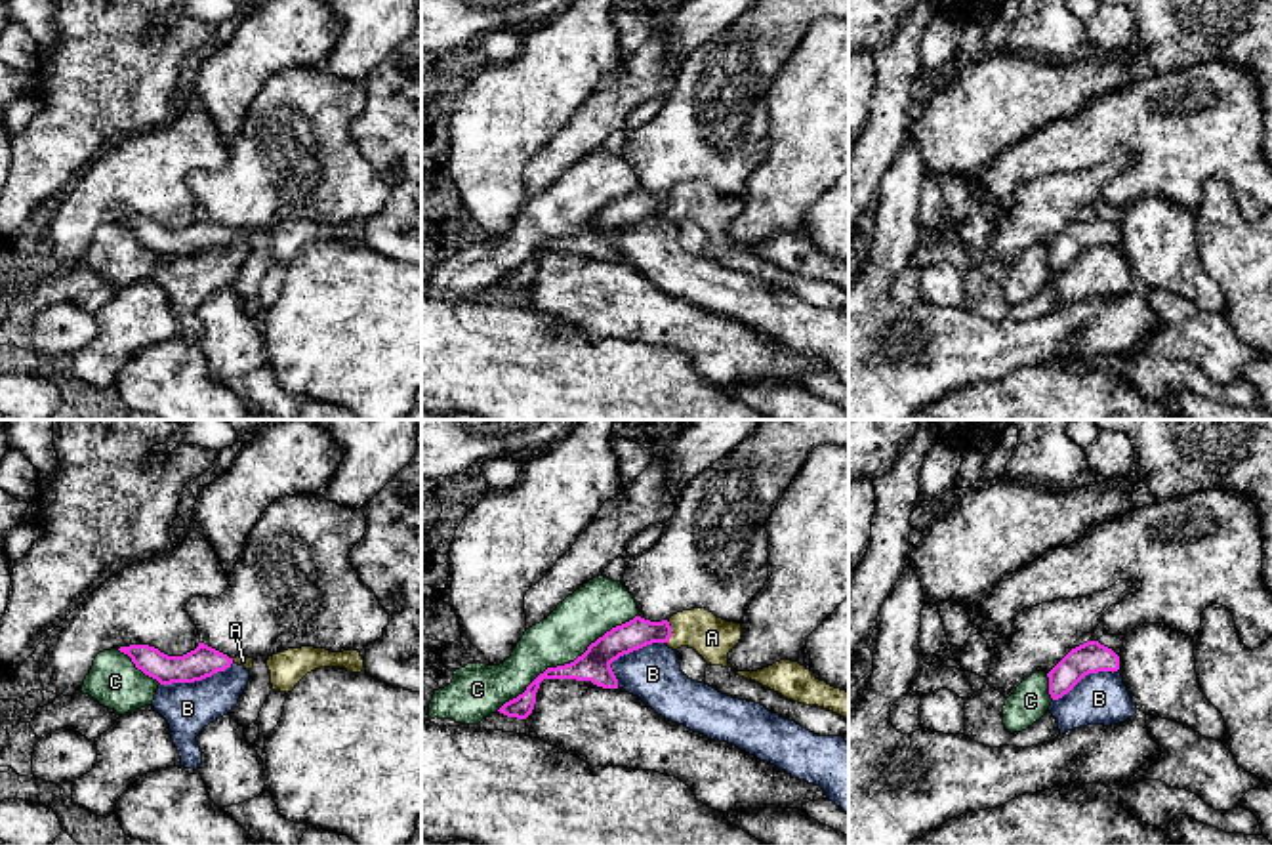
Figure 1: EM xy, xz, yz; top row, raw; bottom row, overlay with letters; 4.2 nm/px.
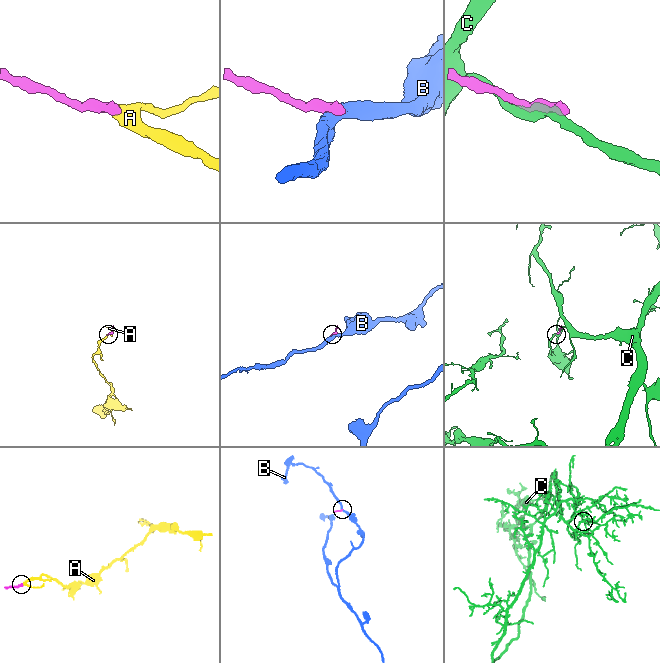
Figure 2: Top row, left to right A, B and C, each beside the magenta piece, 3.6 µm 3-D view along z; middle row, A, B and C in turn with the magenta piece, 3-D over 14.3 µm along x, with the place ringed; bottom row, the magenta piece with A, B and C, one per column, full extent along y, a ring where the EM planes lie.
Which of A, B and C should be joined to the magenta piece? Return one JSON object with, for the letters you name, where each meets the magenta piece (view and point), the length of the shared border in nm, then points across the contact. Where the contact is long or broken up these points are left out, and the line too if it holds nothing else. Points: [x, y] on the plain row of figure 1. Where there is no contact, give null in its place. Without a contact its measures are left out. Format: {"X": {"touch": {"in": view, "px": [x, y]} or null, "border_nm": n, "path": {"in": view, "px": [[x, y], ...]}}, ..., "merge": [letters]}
{"A": {"touch": {"in": "xz", "px": [670, 205]}, "border_nm": 100, "path": {"in": "xz", "px": [[636, 206], [670, 205], [704, 205], [712, 210]]}}, "merge": ["A"]}

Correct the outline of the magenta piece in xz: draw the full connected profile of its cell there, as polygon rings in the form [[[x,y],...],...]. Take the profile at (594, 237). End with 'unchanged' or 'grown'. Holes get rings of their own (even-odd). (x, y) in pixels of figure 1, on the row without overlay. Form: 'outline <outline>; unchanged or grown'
outline [[[706,181],[683,183],[662,195],[635,189],[599,210],[574,235],[547,240],[523,267],[505,275],[498,284],[507,290],[526,292],[534,282],[536,265],[544,252],[591,254],[603,261],[618,261],[618,252],[610,237],[620,229],[652,216],[666,216],[673,223],[688,219],[708,237],[730,240],[728,225],[740,216],[740,212],[742,196],[717,191]]]; grown

